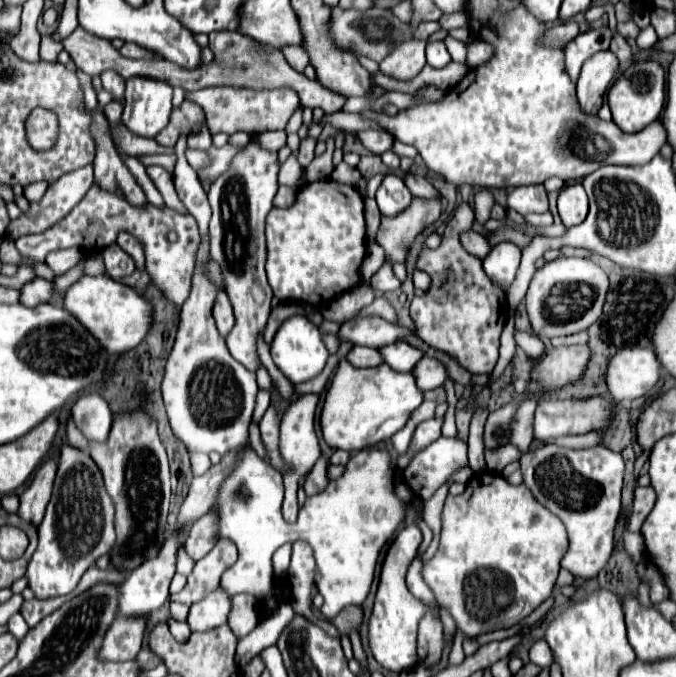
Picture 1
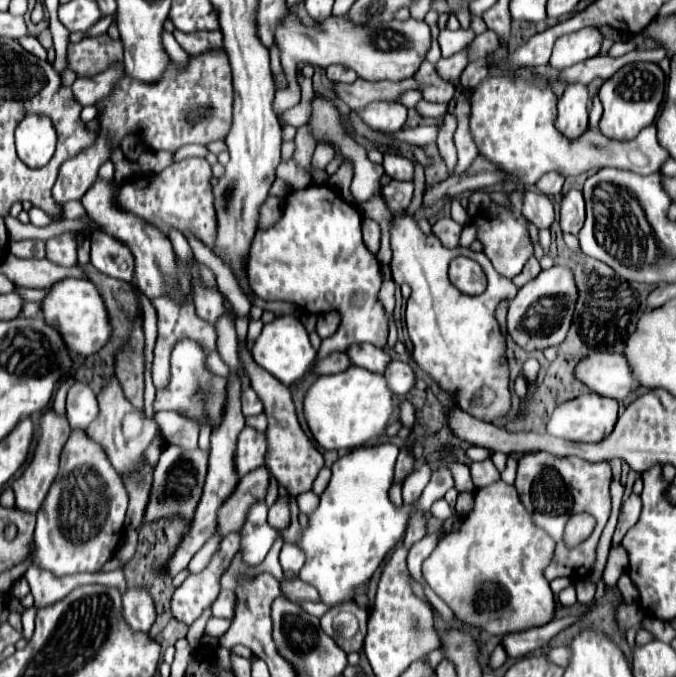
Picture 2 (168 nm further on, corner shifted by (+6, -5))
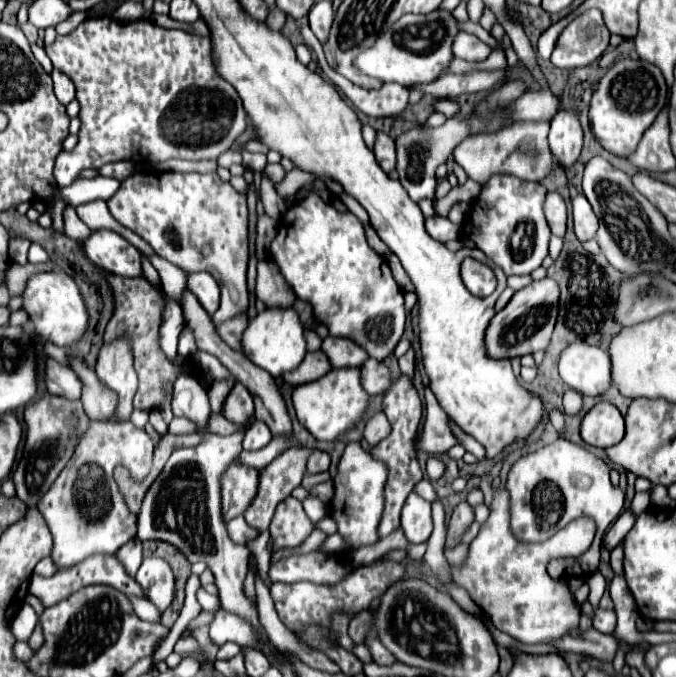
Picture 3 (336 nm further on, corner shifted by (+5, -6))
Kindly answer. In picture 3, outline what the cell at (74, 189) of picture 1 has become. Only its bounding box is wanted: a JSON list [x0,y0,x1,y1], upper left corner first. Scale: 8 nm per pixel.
[45,16,247,188]

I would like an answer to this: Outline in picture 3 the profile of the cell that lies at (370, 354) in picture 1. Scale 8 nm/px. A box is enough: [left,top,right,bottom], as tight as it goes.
[283,350,331,386]

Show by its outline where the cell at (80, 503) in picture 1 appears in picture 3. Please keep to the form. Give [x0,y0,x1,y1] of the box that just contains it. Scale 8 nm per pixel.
[37,422,153,568]

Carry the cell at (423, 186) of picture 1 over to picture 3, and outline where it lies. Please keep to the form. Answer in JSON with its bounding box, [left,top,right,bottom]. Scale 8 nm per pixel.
[373,132,397,174]

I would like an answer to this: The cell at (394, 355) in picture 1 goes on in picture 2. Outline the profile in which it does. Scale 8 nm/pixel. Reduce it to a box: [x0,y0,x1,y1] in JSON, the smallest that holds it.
[348,343,390,373]

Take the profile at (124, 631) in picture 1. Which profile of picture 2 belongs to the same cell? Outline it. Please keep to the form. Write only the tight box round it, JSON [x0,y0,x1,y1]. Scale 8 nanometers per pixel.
[122,587,156,631]

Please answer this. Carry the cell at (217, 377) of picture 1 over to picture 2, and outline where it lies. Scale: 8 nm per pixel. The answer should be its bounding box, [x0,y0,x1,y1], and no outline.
[154,339,228,425]

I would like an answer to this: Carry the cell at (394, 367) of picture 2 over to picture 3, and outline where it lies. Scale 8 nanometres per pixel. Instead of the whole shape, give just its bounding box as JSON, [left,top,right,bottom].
[361,358,391,396]

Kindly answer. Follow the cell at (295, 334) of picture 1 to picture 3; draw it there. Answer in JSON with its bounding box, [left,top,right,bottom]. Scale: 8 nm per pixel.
[245,308,307,378]

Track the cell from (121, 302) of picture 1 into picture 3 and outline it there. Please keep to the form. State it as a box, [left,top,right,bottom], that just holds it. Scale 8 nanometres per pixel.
[23,272,89,346]

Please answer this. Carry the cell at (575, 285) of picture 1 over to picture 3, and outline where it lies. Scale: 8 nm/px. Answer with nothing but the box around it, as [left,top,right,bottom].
[485,278,559,356]

